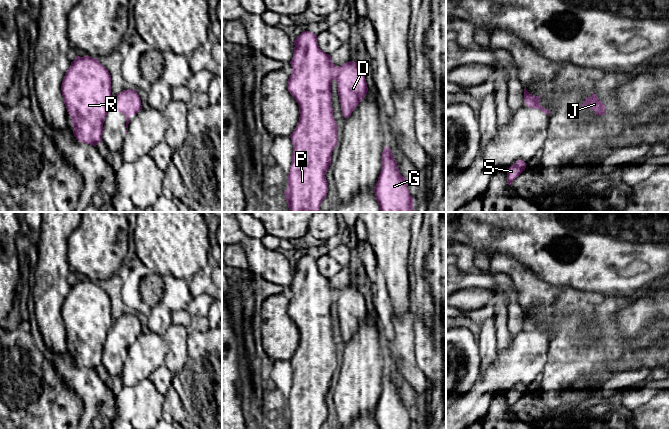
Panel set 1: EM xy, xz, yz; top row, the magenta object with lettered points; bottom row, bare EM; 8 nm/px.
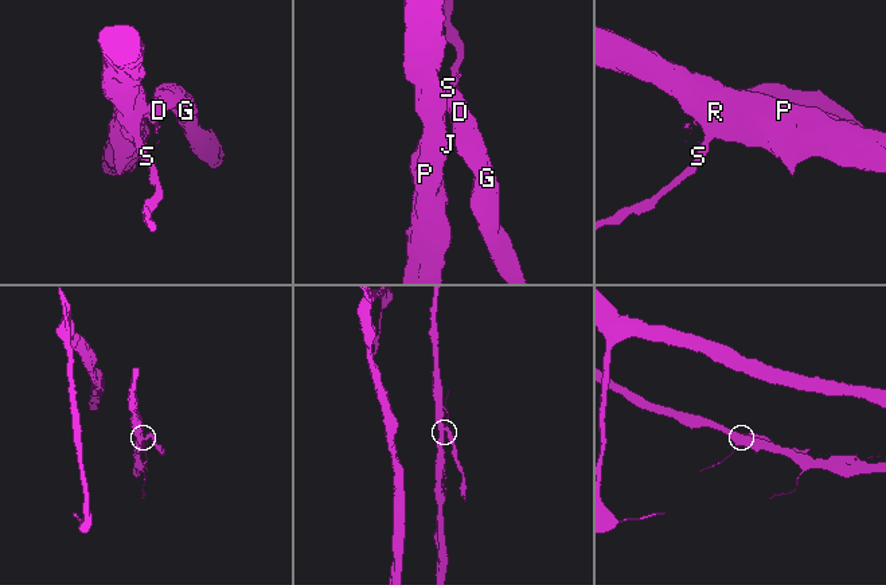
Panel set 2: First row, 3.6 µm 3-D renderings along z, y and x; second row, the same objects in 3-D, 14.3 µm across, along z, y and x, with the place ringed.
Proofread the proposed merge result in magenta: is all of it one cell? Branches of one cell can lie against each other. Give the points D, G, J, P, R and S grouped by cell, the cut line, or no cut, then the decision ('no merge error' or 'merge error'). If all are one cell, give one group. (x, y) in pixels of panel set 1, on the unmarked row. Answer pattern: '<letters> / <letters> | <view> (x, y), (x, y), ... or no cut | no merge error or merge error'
D G / J P R S | yz (539, 321), (525, 328) | merge error

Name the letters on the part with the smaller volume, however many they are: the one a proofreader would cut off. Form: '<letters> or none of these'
D, G

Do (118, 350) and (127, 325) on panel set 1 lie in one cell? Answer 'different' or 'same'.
same

